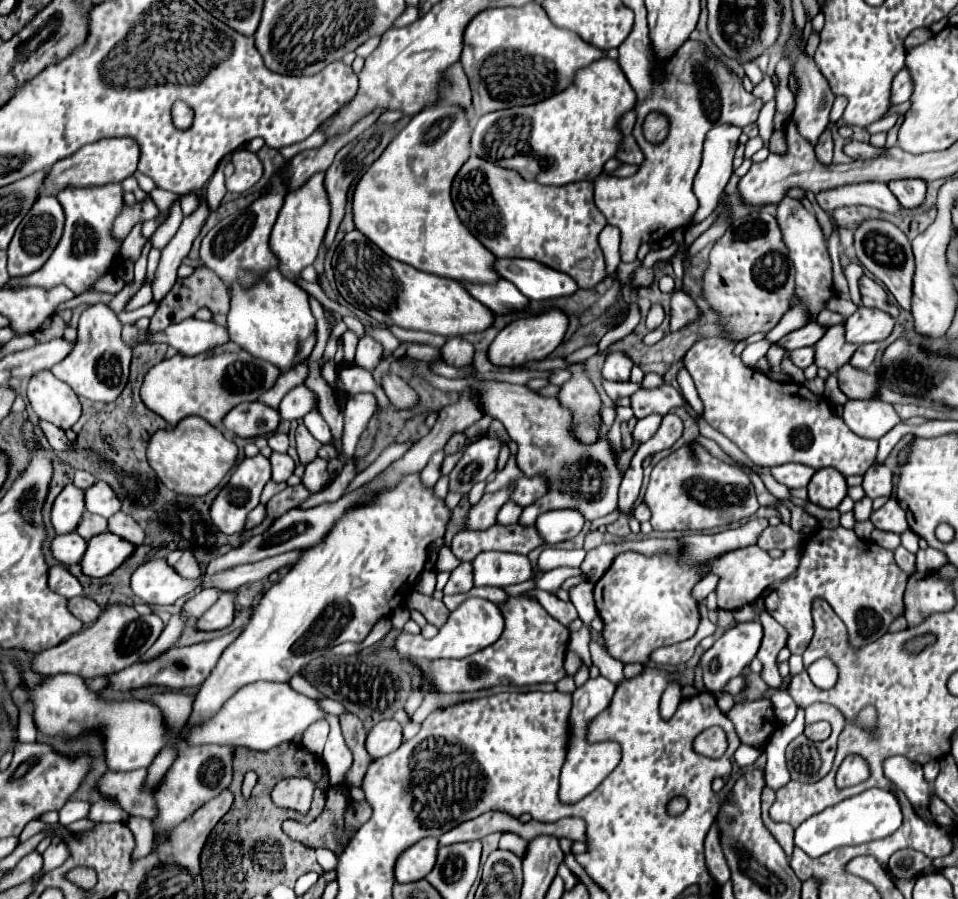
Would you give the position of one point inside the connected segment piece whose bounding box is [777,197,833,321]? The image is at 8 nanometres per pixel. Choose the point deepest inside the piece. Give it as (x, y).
(801, 232)

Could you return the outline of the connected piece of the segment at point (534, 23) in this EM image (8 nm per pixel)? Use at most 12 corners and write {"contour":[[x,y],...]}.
{"contour":[[541,5],[477,13],[461,65],[473,111],[561,93],[603,51]]}

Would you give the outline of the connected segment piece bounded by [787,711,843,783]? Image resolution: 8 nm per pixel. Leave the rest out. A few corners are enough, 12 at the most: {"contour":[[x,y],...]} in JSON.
{"contour":[[833,711],[829,739],[789,743],[791,779],[815,783],[831,771],[843,715]]}

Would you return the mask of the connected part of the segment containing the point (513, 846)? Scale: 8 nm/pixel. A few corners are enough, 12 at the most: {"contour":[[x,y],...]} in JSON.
{"contour":[[505,831],[499,847],[511,849],[523,857],[527,841],[519,835]]}

